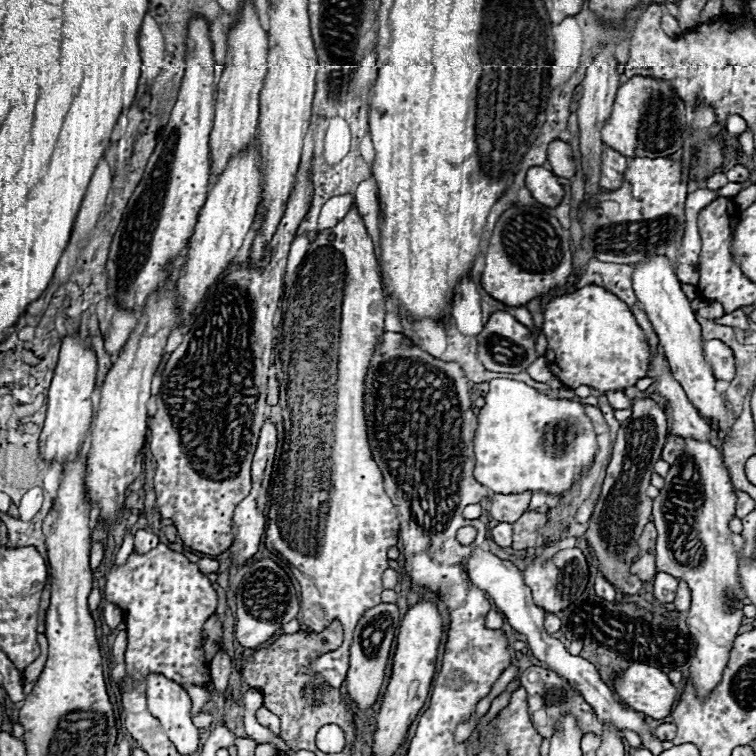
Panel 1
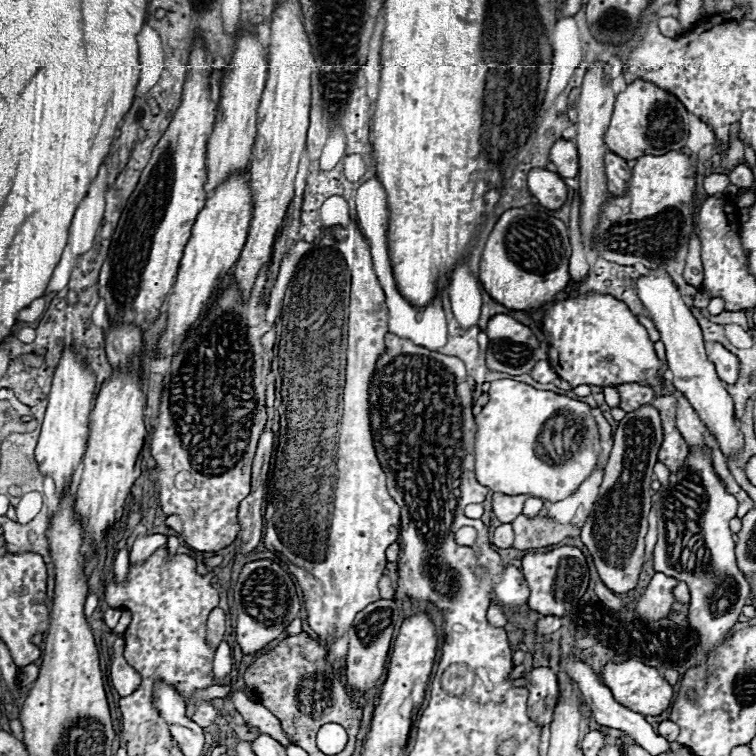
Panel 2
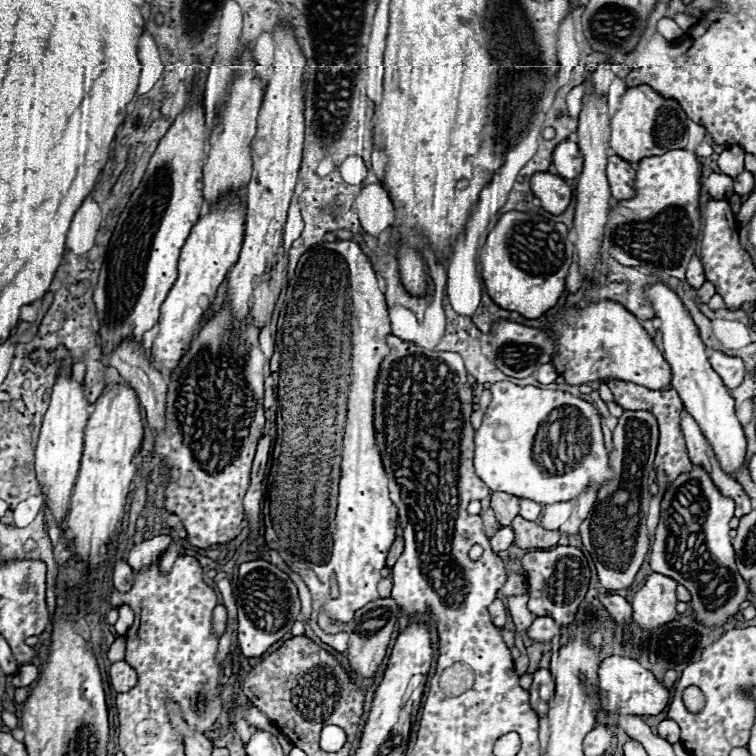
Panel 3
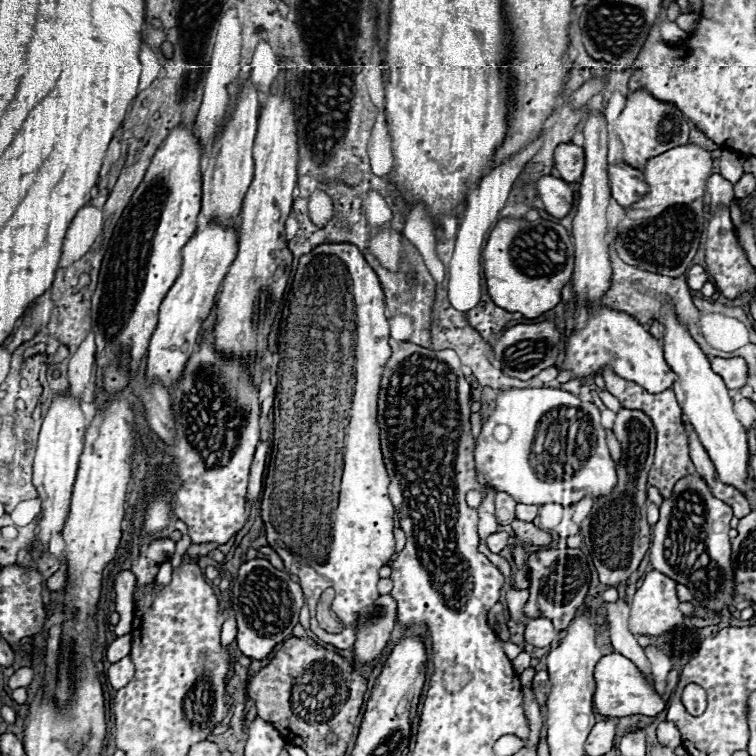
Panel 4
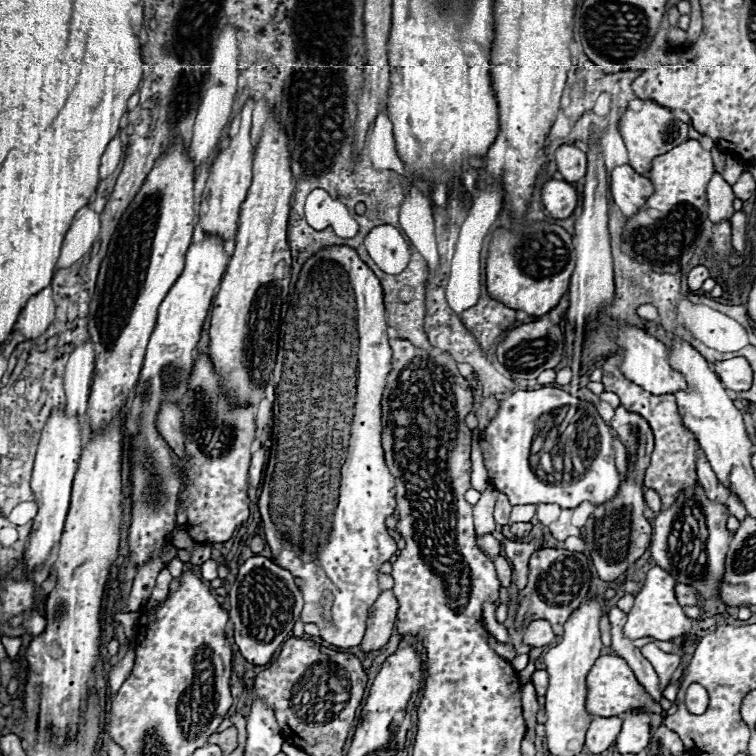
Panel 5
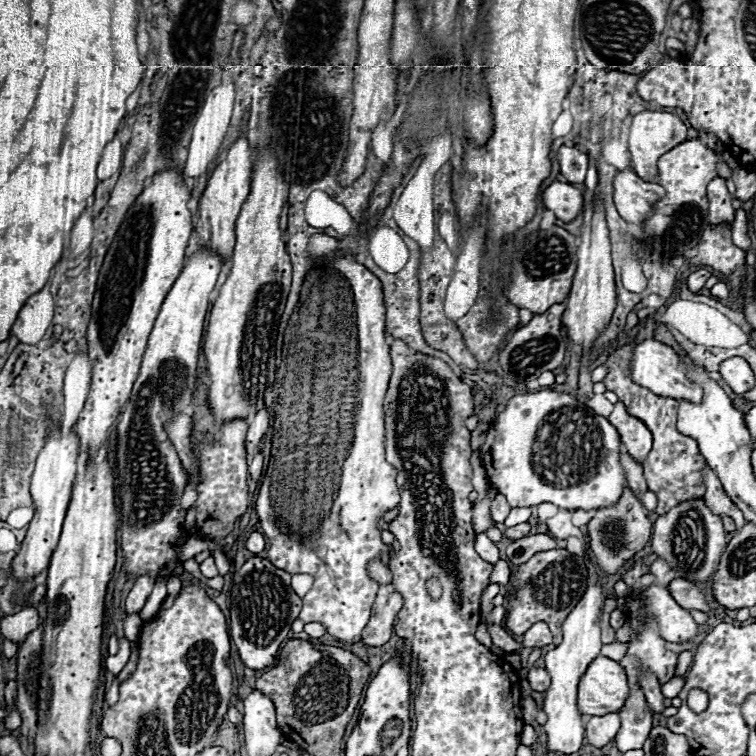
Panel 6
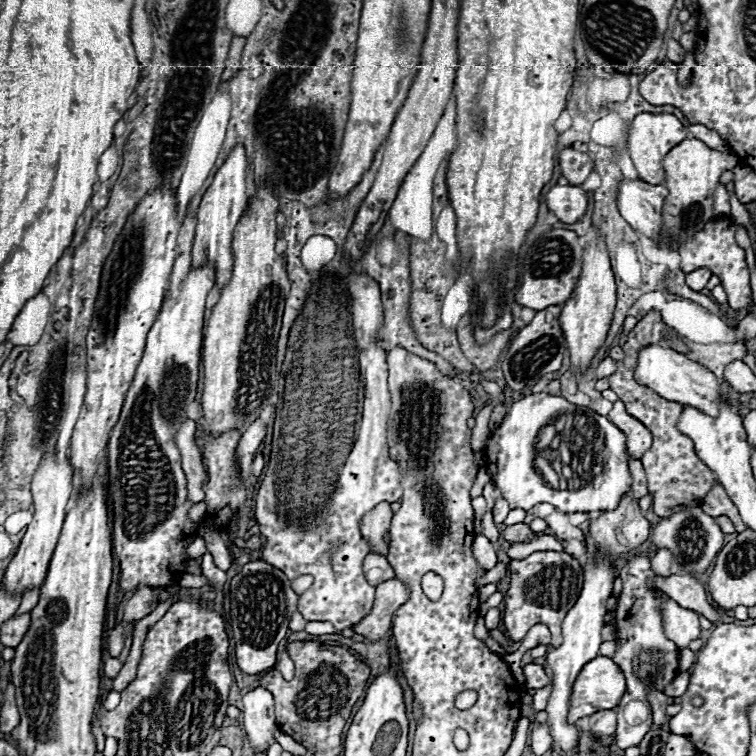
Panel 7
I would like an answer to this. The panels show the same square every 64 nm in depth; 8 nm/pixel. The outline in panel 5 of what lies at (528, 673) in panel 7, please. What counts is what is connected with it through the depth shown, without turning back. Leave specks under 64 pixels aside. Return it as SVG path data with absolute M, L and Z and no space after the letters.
M536 670L534 676L532 676L532 684L534 684L538 696L546 696L546 690L548 690L548 674L544 670Z

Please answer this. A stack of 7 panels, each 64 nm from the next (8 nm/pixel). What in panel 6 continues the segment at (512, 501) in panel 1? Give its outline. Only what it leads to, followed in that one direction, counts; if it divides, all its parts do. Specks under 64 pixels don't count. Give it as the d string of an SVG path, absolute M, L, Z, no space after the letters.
M498 494L494 498L494 502L492 502L492 520L494 522L504 522L506 516L508 516L508 512L510 512L510 506L508 506L506 498L502 494Z

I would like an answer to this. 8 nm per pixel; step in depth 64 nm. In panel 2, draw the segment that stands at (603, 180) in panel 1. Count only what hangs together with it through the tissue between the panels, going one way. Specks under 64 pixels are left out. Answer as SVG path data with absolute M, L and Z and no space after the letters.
M608 152L604 156L606 162L606 186L608 192L614 196L620 196L622 192L626 192L626 184L630 178L630 166L628 160L616 156L614 152Z

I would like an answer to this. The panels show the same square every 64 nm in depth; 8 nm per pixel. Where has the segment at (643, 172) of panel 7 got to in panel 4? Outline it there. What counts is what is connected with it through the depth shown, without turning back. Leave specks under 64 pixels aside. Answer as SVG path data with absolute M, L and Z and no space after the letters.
M634 90L632 94L628 94L626 106L620 112L620 116L616 118L616 126L614 126L614 134L622 142L622 148L624 148L624 162L640 170L646 160L660 156L662 152L670 150L674 146L688 144L688 136L680 136L682 120L684 120L684 116L680 110L676 110L674 104L656 100L648 90Z

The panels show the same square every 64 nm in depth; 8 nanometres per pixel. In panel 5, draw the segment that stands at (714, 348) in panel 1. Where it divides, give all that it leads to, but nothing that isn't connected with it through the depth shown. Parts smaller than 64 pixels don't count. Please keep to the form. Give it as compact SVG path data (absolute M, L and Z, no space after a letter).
M740 356L740 358L730 358L730 360L720 360L712 364L714 372L720 376L722 384L728 390L734 392L742 392L746 388L750 388L752 384L752 370L750 364Z

